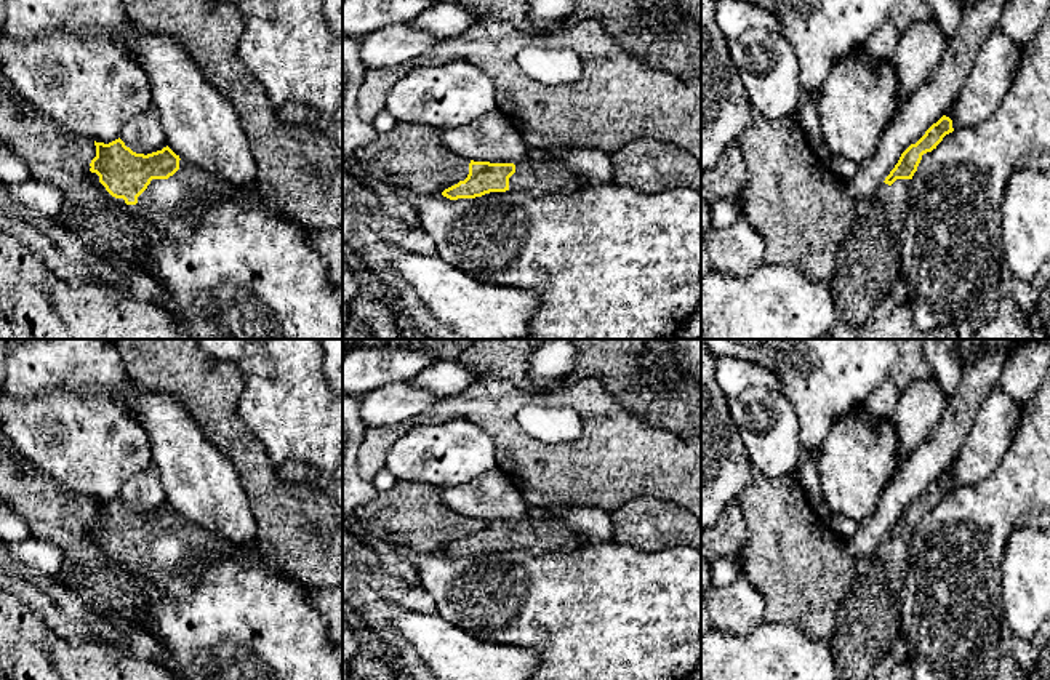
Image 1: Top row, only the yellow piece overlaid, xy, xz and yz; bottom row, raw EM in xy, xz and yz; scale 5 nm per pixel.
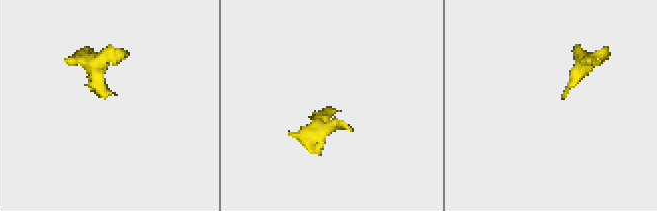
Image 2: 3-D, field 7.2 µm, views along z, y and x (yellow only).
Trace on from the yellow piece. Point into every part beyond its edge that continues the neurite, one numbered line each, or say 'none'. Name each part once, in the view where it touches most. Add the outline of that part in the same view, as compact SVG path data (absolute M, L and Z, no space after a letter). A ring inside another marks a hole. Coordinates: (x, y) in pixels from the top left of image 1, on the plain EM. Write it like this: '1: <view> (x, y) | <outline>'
1: xy (164, 557) | M179 518L179 528L168 538L152 538L138 555L131 568L138 573L138 592L150 598L162 594L171 576L187 573L190 558L224 555L226 541L186 518Z

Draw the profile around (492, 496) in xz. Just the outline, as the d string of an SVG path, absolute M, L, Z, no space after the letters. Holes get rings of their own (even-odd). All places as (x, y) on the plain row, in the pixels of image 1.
M499 467L464 486L440 490L440 498L450 509L474 520L517 522L531 512Z

